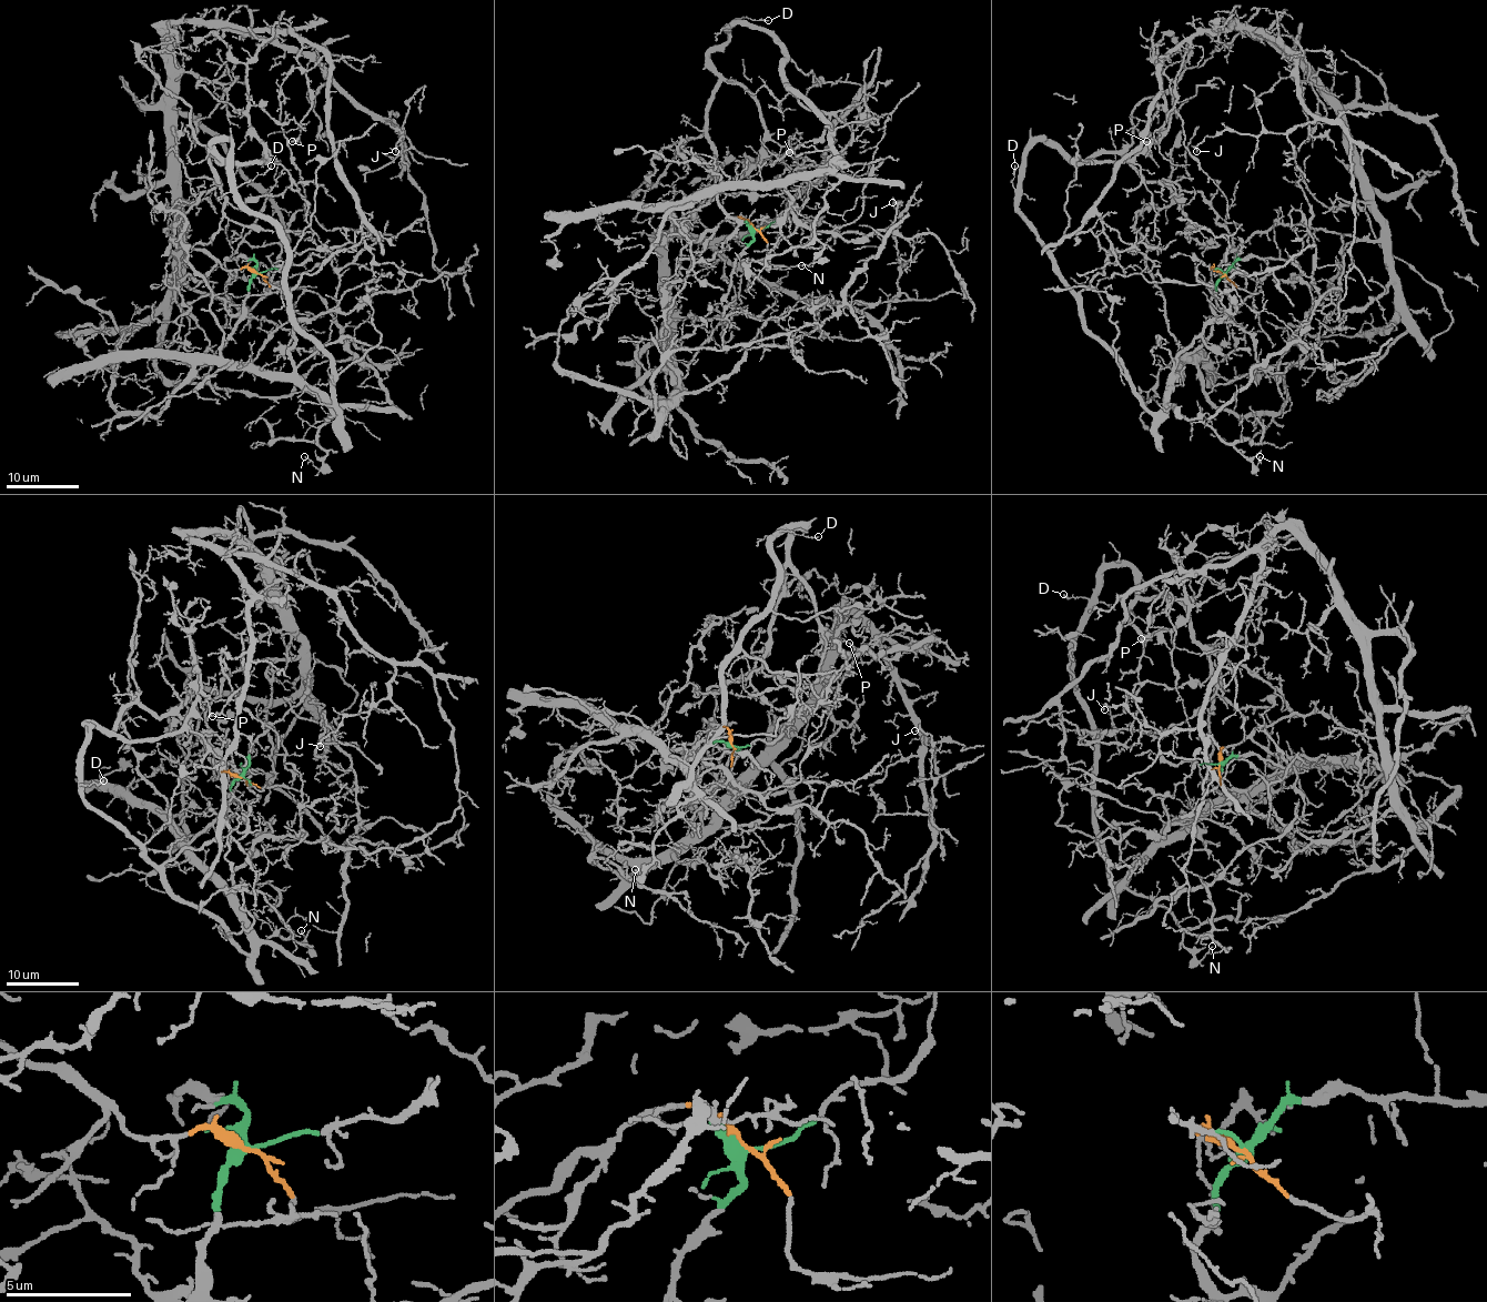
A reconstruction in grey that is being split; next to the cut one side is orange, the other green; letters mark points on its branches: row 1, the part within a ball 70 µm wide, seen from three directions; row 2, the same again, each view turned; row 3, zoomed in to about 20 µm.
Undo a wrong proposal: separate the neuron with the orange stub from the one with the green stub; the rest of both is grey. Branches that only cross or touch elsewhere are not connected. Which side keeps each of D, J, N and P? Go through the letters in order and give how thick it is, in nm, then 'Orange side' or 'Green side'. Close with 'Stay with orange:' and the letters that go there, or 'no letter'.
D: Thickness 130 nm. Green side
J: Thickness 130 nm. Orange side
N: Thickness 80 nm. Green side
P: Thickness 130 nm. Orange side
Stay with orange: J, P

